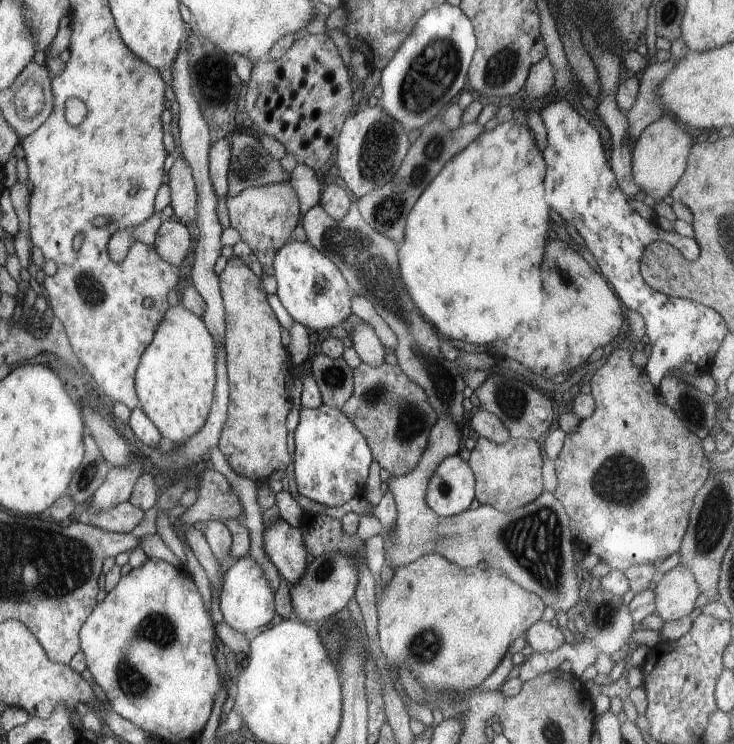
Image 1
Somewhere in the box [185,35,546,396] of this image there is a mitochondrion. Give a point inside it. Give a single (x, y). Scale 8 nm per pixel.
(387, 211)

